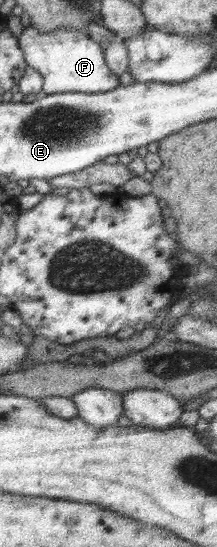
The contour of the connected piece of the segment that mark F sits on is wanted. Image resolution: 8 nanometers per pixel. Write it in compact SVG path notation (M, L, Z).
M29 24L23 27L17 42L24 63L42 76L42 94L98 93L110 91L119 85L118 76L111 73L105 64L104 52L98 42L90 40L83 31L58 28L41 32Z

